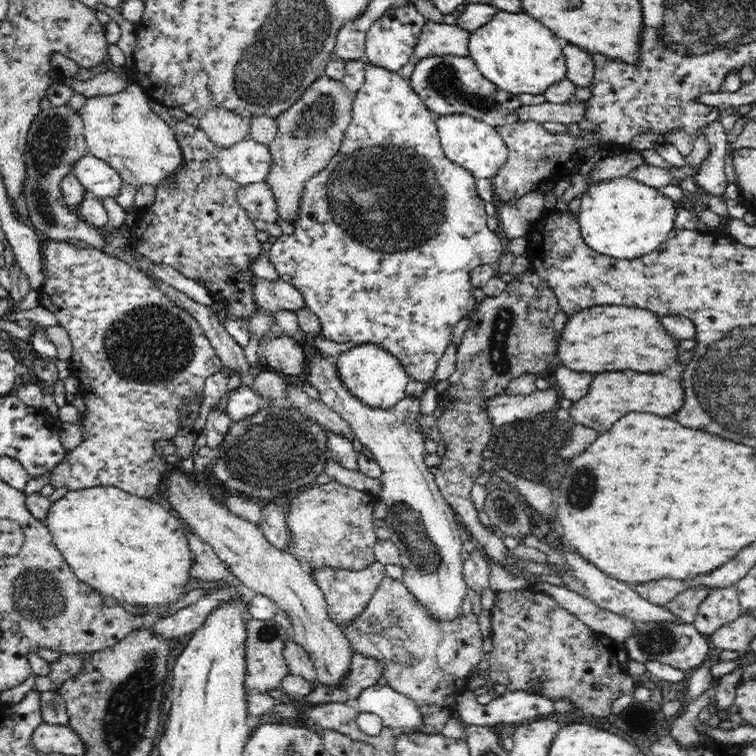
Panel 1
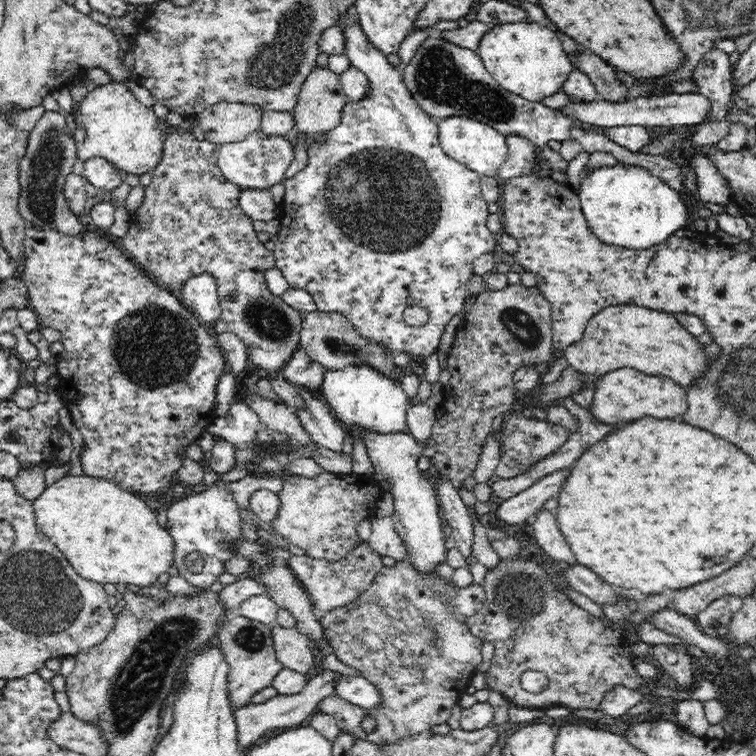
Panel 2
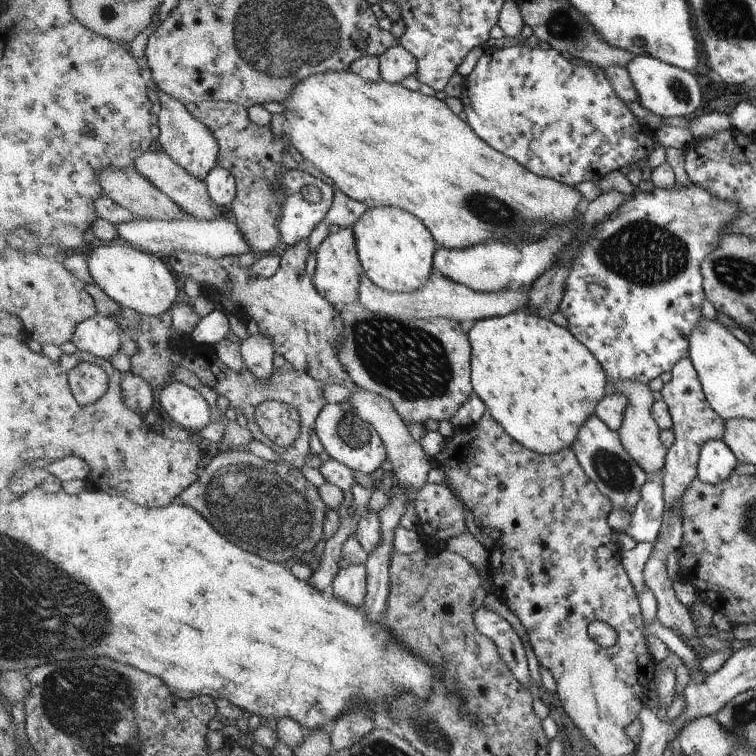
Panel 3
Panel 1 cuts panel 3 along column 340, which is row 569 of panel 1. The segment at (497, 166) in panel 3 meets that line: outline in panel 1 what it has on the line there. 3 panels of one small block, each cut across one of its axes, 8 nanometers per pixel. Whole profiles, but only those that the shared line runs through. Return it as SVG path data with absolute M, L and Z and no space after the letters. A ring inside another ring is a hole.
M110 485L70 490L64 497L50 504L44 523L74 574L82 582L97 589L104 598L125 601L126 606L152 613L152 620L157 613L162 615L169 611L183 597L184 586L191 577L190 568L194 563L193 552L186 540L188 531L182 527L176 514L157 498L134 496Z

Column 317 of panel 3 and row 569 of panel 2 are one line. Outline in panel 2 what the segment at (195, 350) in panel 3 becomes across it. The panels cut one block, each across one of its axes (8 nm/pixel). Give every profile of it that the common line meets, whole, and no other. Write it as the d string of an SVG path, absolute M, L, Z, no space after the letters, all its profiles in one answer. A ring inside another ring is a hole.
M408 559L397 560L394 566L379 569L372 584L348 605L330 612L319 620L323 637L330 652L347 667L353 667L360 675L374 684L379 691L380 702L374 709L353 705L338 696L326 697L318 708L336 719L340 730L352 734L357 740L381 742L390 745L398 740L430 731L436 724L444 724L450 718L450 710L460 702L460 694L466 692L476 674L476 666L483 662L480 650L482 641L467 631L466 619L478 612L476 600L462 600L464 588L454 587L437 573L422 573ZM366 718L375 719L375 728L369 733L362 728Z

